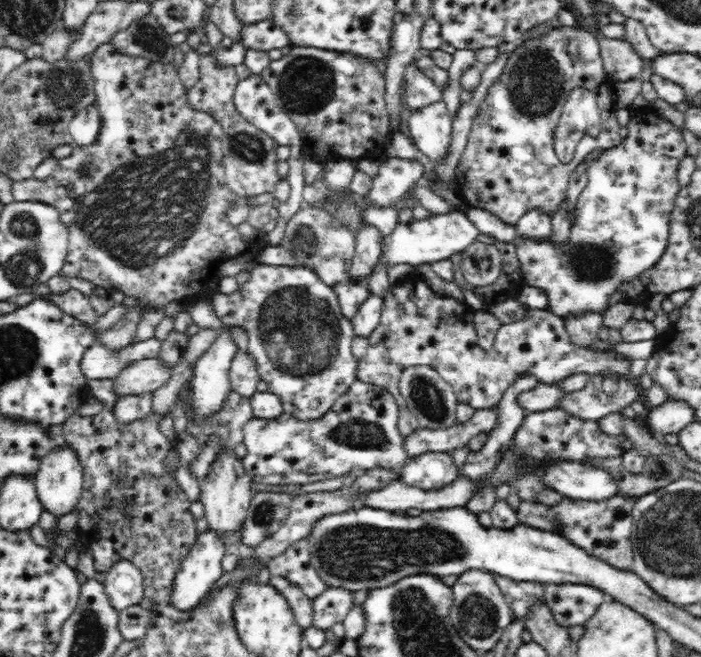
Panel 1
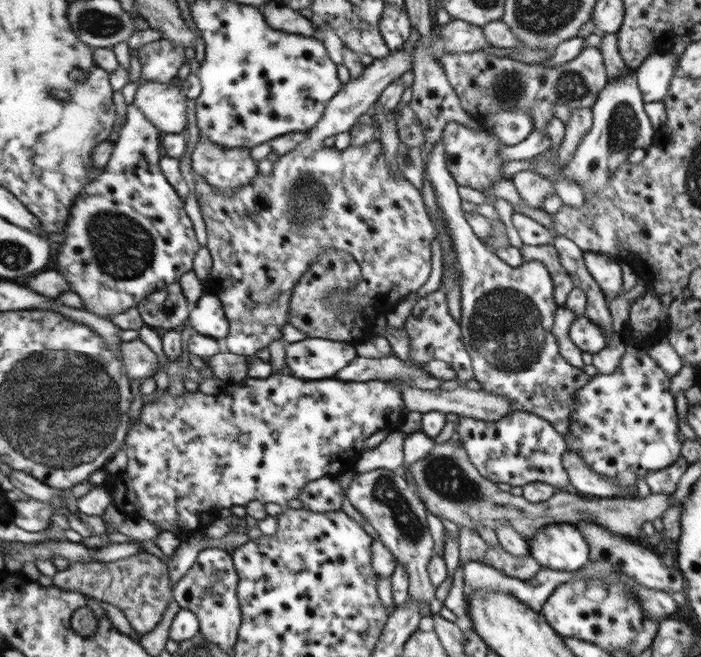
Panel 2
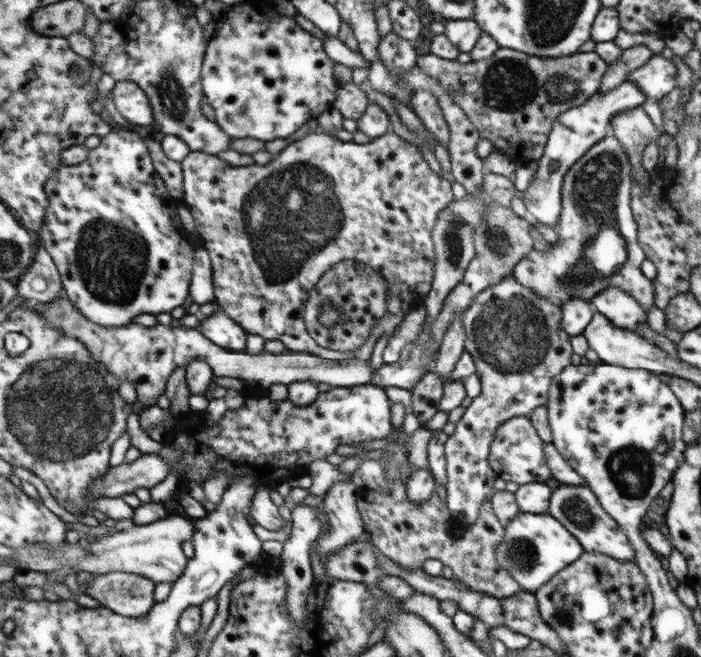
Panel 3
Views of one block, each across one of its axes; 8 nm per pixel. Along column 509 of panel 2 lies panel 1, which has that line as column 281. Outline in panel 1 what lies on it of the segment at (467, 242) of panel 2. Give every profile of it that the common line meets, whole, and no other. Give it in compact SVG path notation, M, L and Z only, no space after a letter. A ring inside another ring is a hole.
M300 264L253 265L248 281L229 295L216 292L210 298L217 318L229 328L242 328L248 334L248 353L255 359L259 378L268 385L268 392L281 398L285 412L301 420L318 420L326 415L334 402L355 382L358 360L352 355L352 340L357 336L353 325L341 312L337 292L326 286L319 276Z

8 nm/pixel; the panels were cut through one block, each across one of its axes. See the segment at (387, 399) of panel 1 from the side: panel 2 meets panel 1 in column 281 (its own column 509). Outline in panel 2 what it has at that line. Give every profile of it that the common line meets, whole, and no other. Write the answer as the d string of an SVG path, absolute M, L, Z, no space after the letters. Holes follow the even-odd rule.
M516 410L496 421L483 421L459 417L455 436L462 441L469 459L488 479L500 484L521 486L546 483L570 489L571 479L564 468L564 455L568 452L566 437L550 421L535 413Z

